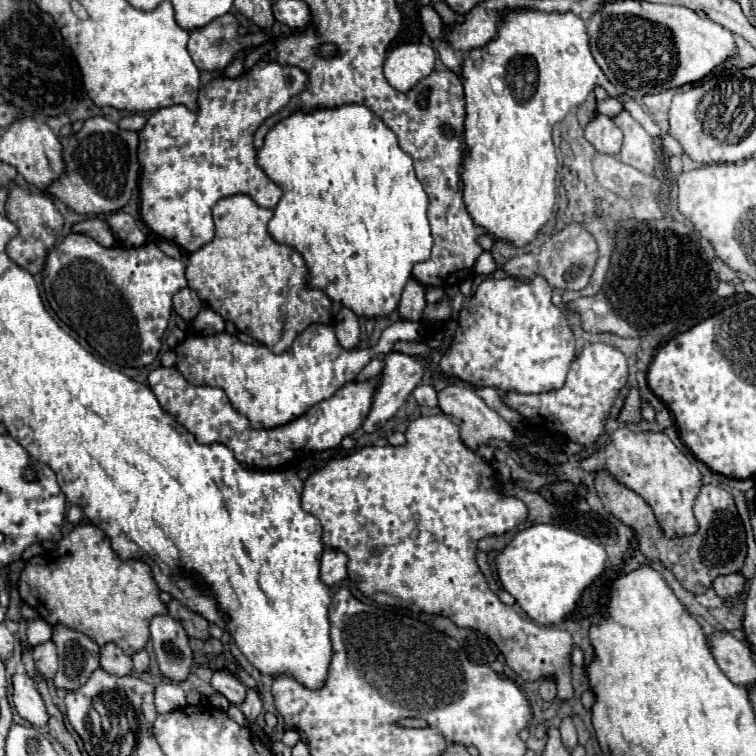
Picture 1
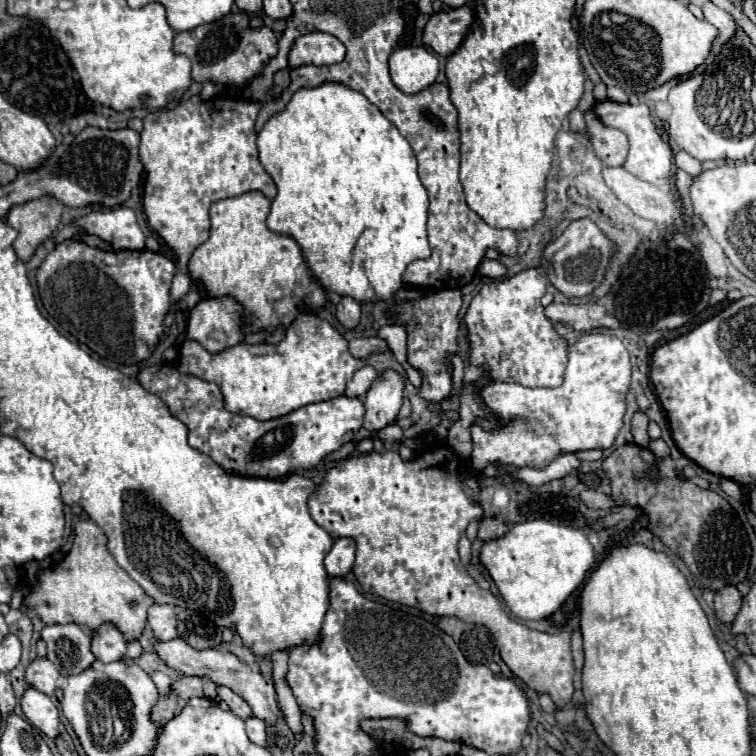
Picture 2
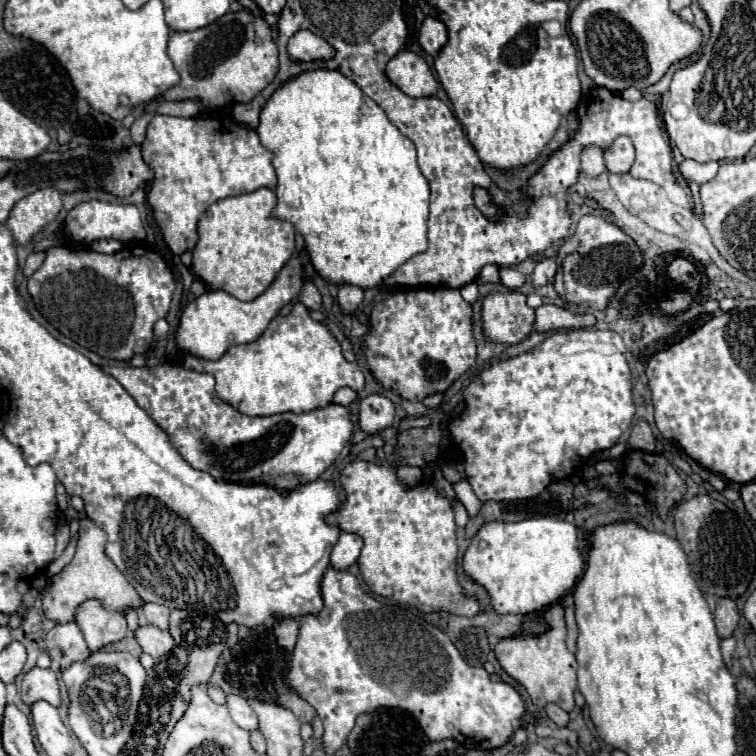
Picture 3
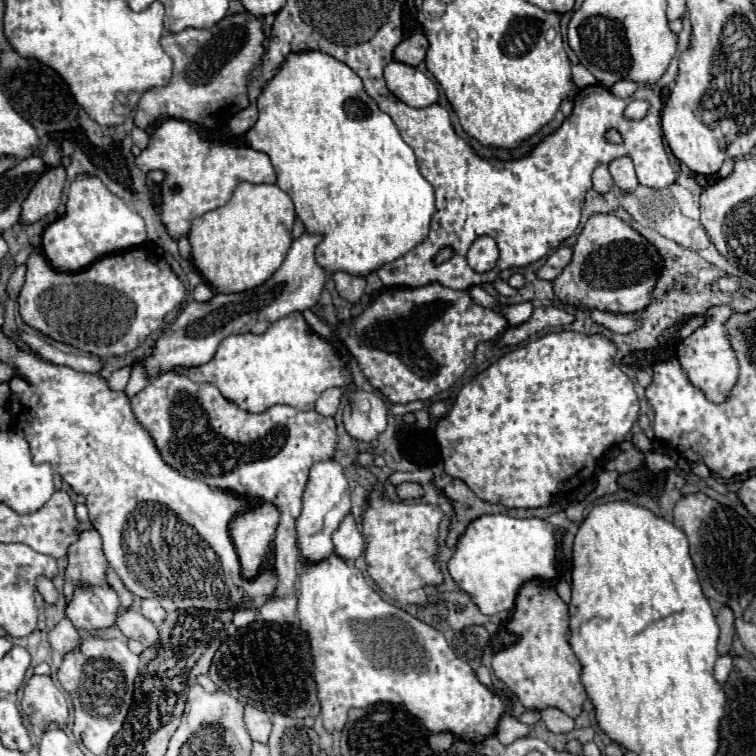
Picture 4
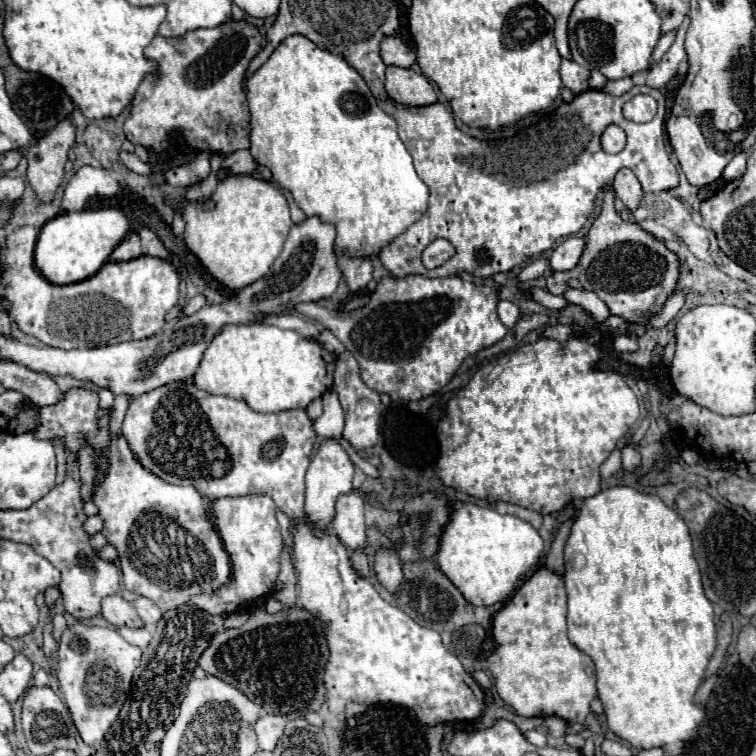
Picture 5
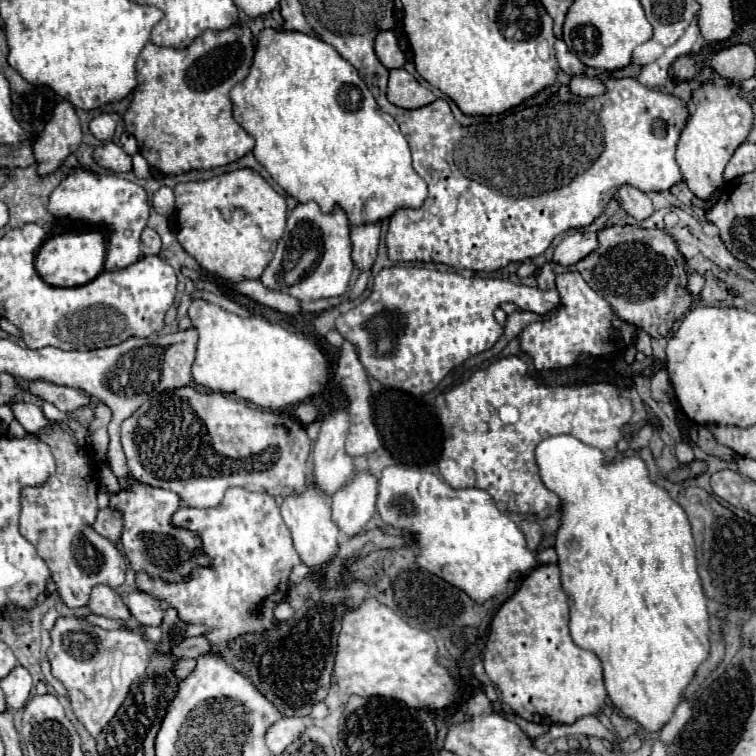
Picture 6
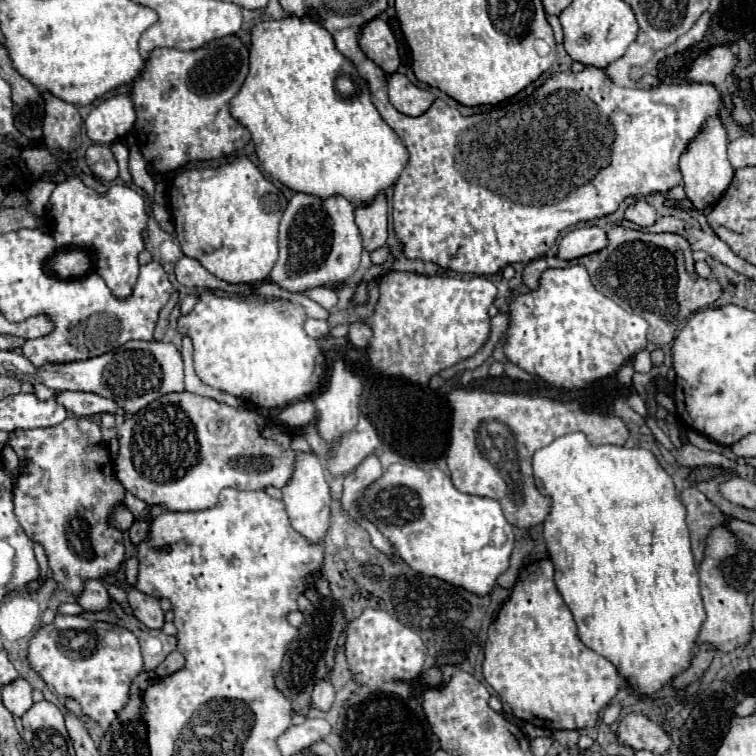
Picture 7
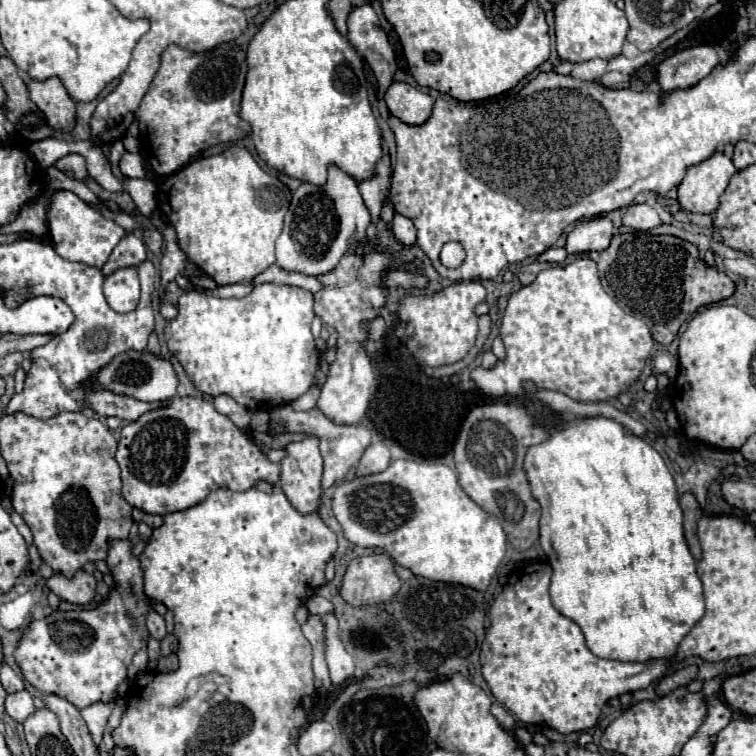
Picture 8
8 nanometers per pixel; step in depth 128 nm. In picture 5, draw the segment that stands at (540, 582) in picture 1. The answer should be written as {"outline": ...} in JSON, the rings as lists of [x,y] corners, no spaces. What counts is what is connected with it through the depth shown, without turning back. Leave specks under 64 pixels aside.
{"outline":[[[454,502],[452,516],[444,528],[438,564],[440,570],[454,582],[462,596],[474,606],[492,606],[506,602],[518,586],[518,580],[540,562],[544,542],[538,530],[508,514],[498,514],[494,508],[472,502]]]}

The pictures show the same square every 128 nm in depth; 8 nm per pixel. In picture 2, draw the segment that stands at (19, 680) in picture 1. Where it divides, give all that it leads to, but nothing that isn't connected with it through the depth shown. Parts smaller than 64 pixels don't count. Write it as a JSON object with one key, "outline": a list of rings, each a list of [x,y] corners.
{"outline":[[[28,686],[22,694],[22,712],[30,720],[30,724],[42,730],[46,736],[56,738],[60,734],[58,708],[52,704],[48,696],[44,696],[32,686]]]}

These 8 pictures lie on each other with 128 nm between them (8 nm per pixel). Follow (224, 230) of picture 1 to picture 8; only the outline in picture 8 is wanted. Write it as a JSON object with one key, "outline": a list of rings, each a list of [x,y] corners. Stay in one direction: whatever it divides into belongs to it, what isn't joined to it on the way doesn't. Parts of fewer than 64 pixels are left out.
{"outline":[[[230,146],[218,156],[194,160],[174,172],[158,190],[158,210],[164,212],[174,224],[184,254],[218,286],[250,284],[258,274],[276,262],[274,242],[282,232],[282,218],[288,210],[290,198],[290,190],[280,180],[266,174],[246,148]]]}

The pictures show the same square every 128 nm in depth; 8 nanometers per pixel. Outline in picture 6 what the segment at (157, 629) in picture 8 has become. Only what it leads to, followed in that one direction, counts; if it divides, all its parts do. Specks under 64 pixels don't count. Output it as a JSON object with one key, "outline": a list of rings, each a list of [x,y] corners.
{"outline":[[[132,592],[126,598],[126,606],[130,608],[132,616],[146,626],[160,626],[164,610],[160,608],[160,602],[146,592]]]}

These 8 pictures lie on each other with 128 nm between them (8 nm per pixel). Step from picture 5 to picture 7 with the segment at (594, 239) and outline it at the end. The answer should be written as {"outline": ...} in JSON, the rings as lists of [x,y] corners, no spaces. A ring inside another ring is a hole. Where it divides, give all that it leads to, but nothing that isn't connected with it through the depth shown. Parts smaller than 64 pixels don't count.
{"outline":[[[622,226],[610,228],[606,236],[608,236],[608,246],[604,250],[576,258],[570,264],[582,264],[588,270],[592,284],[598,292],[604,292],[604,296],[612,298],[624,310],[642,316],[650,324],[648,342],[652,342],[656,346],[666,346],[668,342],[674,340],[674,332],[692,312],[706,308],[720,298],[722,288],[716,280],[704,280],[704,278],[696,276],[692,266],[690,268],[686,266],[686,264],[690,264],[690,260],[686,260],[686,258],[690,258],[690,252],[692,252],[686,238],[682,238],[678,234],[650,234],[650,232],[630,230],[630,228],[622,228]],[[542,256],[538,260],[532,260],[524,268],[524,274],[522,274],[524,276],[524,284],[530,290],[536,290],[536,286],[540,284],[540,276],[542,276],[544,270],[548,270],[548,268],[564,268],[564,266],[568,266],[568,262],[562,262],[558,258],[546,258],[546,256]]]}

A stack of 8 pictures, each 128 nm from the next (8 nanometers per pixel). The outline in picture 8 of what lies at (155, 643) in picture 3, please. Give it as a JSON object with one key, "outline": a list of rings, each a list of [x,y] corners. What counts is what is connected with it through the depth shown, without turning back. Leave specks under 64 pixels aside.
{"outline":[[[84,570],[76,572],[72,578],[54,574],[48,580],[48,588],[70,604],[88,604],[96,594],[96,578]]]}

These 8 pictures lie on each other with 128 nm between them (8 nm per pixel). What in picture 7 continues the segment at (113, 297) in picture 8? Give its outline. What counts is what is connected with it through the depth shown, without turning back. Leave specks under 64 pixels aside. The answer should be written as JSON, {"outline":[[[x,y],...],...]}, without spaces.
{"outline":[[[66,176],[48,202],[48,214],[56,222],[54,238],[58,248],[88,248],[96,256],[96,272],[114,290],[116,296],[128,296],[136,284],[140,264],[138,254],[144,250],[142,232],[148,222],[146,202],[140,192],[126,184],[114,184],[106,194],[88,188],[78,176]]]}

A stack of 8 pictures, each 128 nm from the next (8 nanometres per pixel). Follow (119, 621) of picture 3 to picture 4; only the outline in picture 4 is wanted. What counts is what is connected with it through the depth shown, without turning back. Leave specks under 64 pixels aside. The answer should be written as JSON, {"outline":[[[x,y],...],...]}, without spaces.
{"outline":[[[88,586],[74,592],[66,608],[66,616],[78,630],[100,630],[116,626],[116,612],[120,610],[118,596],[112,588]]]}

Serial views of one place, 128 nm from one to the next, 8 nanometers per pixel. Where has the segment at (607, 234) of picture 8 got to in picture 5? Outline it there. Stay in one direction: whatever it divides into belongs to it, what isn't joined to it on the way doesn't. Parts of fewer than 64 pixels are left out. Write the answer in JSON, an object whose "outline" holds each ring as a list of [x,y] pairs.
{"outline":[[[570,236],[566,238],[550,256],[550,268],[554,272],[558,270],[572,270],[580,256],[582,256],[582,250],[584,250],[584,238],[576,238],[576,236]]]}

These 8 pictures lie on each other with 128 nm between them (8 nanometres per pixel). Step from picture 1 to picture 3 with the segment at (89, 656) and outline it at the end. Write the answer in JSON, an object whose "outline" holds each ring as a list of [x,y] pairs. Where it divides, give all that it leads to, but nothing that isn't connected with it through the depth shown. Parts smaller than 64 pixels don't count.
{"outline":[[[56,624],[46,636],[44,646],[52,662],[56,662],[62,670],[70,668],[74,662],[82,662],[90,656],[86,640],[78,628],[78,624]]]}

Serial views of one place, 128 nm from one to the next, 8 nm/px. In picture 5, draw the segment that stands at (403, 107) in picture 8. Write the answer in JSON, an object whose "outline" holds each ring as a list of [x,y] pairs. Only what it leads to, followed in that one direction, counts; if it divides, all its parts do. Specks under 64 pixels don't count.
{"outline":[[[386,68],[386,92],[404,106],[430,106],[436,102],[436,90],[430,80],[412,68]]]}

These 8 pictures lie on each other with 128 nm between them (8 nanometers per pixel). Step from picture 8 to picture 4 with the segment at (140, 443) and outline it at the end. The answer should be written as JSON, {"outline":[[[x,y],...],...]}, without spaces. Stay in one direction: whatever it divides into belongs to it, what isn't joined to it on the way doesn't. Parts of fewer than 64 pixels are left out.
{"outline":[[[168,370],[156,376],[144,390],[132,398],[132,410],[138,422],[152,434],[162,458],[188,478],[198,478],[212,488],[232,490],[248,500],[264,500],[280,510],[280,524],[274,538],[274,568],[278,572],[276,596],[260,608],[260,616],[272,624],[296,622],[296,580],[298,580],[298,546],[294,520],[302,508],[302,492],[308,482],[312,464],[332,460],[338,446],[336,422],[332,416],[320,416],[316,410],[300,412],[290,406],[274,406],[262,414],[250,414],[226,400],[214,384],[192,382],[186,374]]]}

